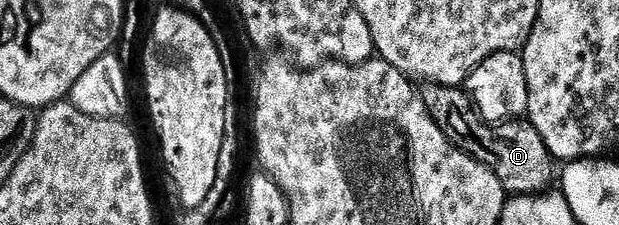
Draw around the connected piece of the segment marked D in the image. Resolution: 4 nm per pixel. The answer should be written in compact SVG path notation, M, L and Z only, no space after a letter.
M439 85L429 86L427 90L423 92L424 104L430 117L434 117L434 125L438 125L438 129L442 129L442 133L446 133L446 137L459 151L464 151L470 158L479 161L483 167L489 167L498 177L498 181L502 181L505 192L512 195L539 195L551 188L548 186L554 183L554 175L552 179L554 160L546 149L546 141L542 141L538 129L534 129L532 123L527 121L509 121L499 125L486 123L476 114L476 109L473 107L471 99L468 98L467 90Z

